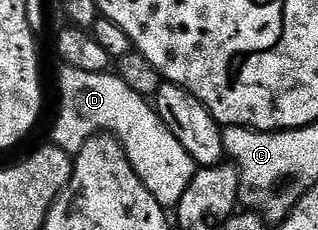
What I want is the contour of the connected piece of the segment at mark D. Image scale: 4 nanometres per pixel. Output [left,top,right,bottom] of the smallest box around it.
[52,66,199,209]

